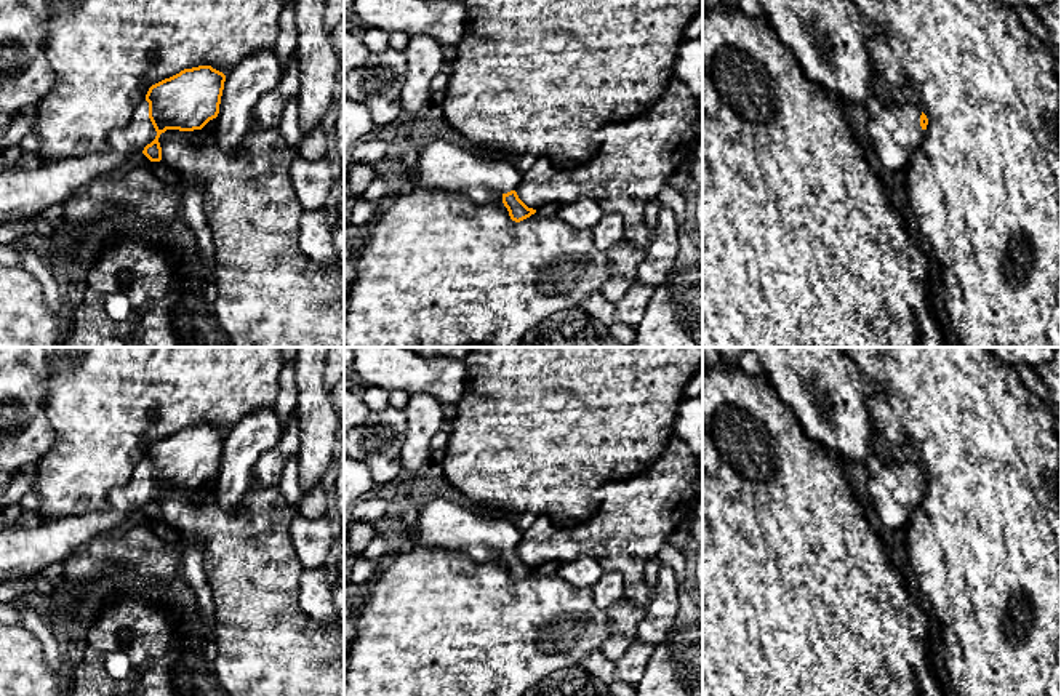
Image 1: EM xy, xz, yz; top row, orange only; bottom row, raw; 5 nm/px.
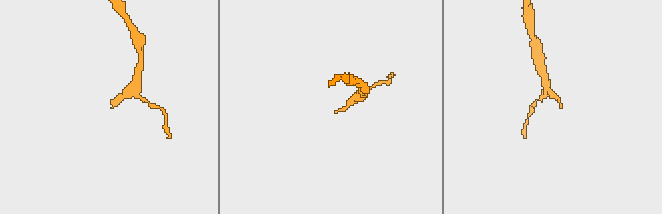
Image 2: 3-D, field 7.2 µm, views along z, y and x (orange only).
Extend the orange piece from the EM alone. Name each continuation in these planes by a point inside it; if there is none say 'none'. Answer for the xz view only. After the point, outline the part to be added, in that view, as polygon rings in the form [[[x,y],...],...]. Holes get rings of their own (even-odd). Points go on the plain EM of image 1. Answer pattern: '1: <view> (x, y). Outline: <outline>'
1: xz (440, 524). Outline: [[[437,499],[419,509],[413,525],[405,526],[403,533],[395,538],[400,550],[413,547],[442,547],[462,554],[472,563],[502,562],[502,554],[517,549],[522,531],[512,523],[501,518],[477,515],[458,504]]]

